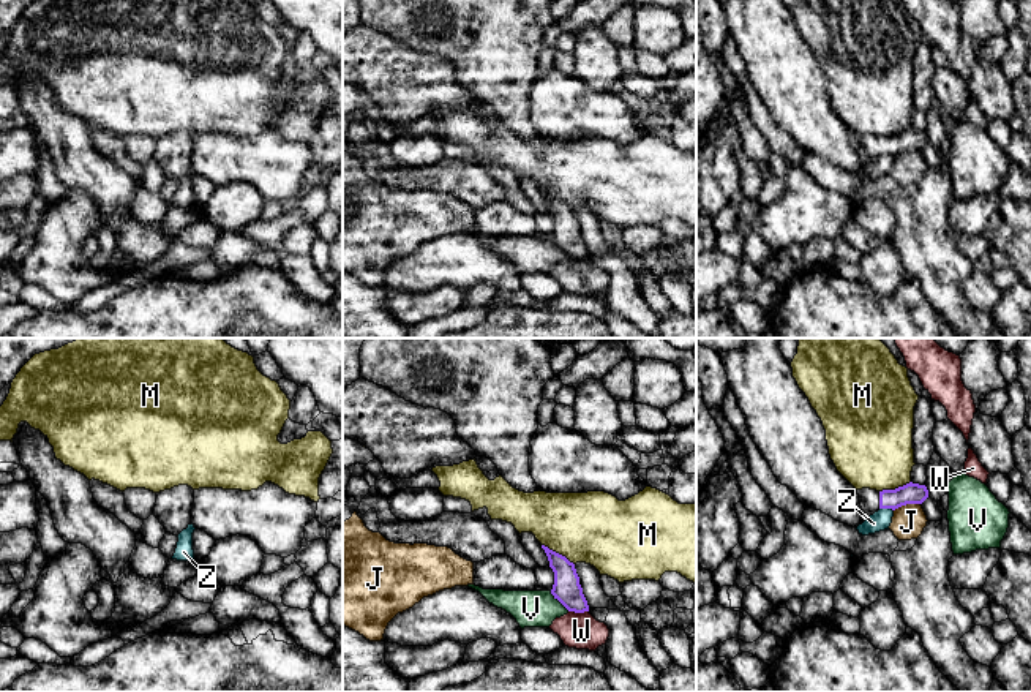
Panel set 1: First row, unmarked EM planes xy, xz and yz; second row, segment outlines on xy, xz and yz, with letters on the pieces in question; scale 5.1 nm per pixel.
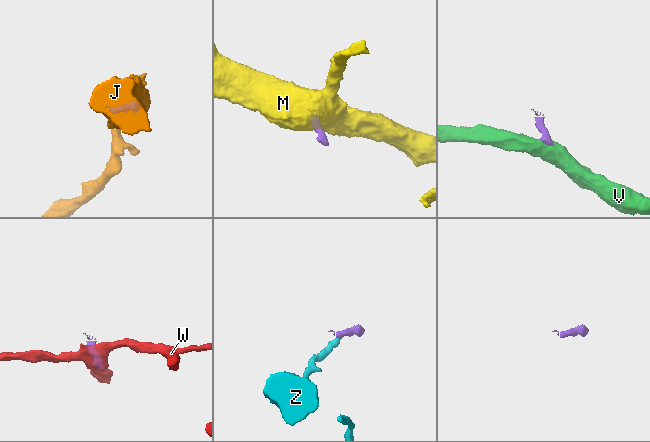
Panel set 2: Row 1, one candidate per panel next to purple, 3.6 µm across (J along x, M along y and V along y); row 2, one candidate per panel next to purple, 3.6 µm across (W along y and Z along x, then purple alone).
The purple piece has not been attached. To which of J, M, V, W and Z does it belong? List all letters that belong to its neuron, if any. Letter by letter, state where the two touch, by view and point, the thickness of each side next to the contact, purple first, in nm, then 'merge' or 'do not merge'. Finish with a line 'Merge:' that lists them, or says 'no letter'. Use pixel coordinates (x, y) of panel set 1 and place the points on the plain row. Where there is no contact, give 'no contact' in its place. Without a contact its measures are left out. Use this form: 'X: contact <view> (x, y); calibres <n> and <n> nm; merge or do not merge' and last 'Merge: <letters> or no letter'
J: contact yz (907, 149); calibres 110 and 170 nm; do not merge
M: contact xz (558, 199); calibres 140 and 360 nm; do not merge
V: contact xz (559, 247); calibres 140 and 190 nm; do not merge
W: contact xz (578, 258); calibres 140 and 190 nm; do not merge
Z: contact yz (886, 154); calibres 110 and 100 nm; do not merge
Merge: no letter

